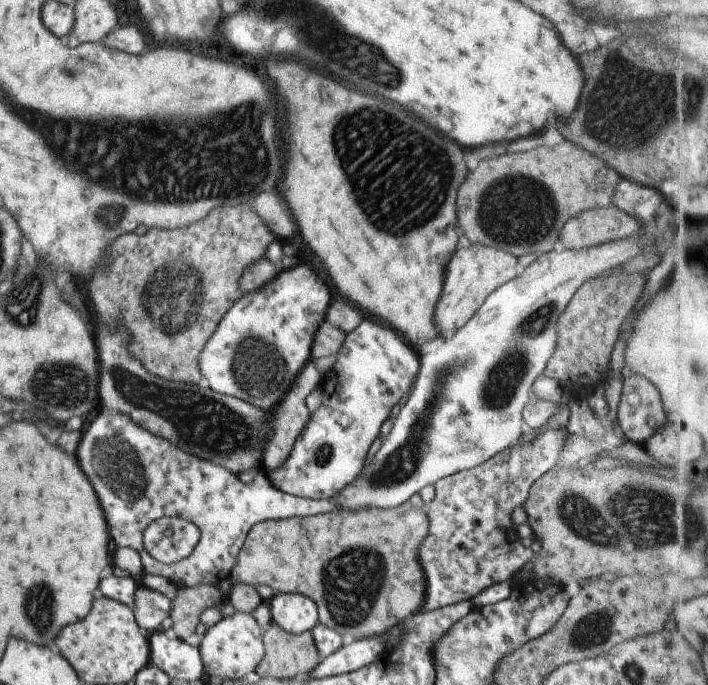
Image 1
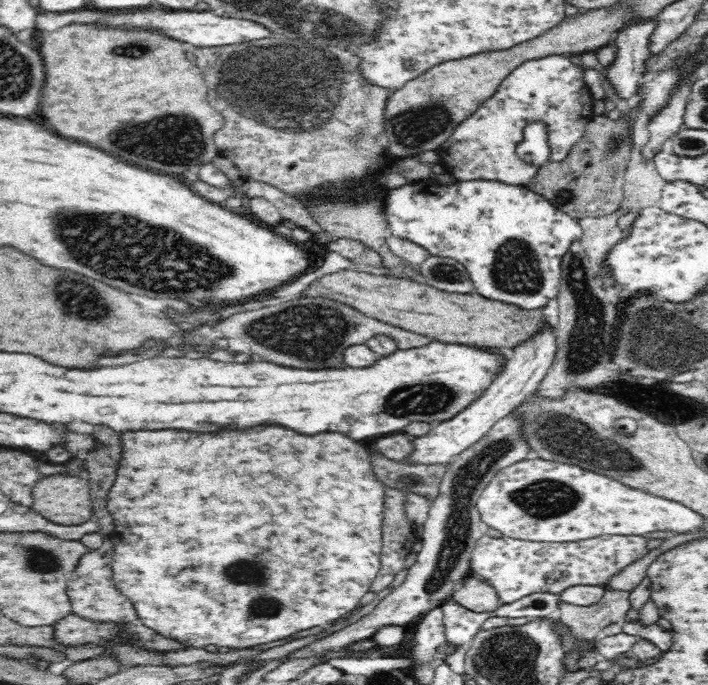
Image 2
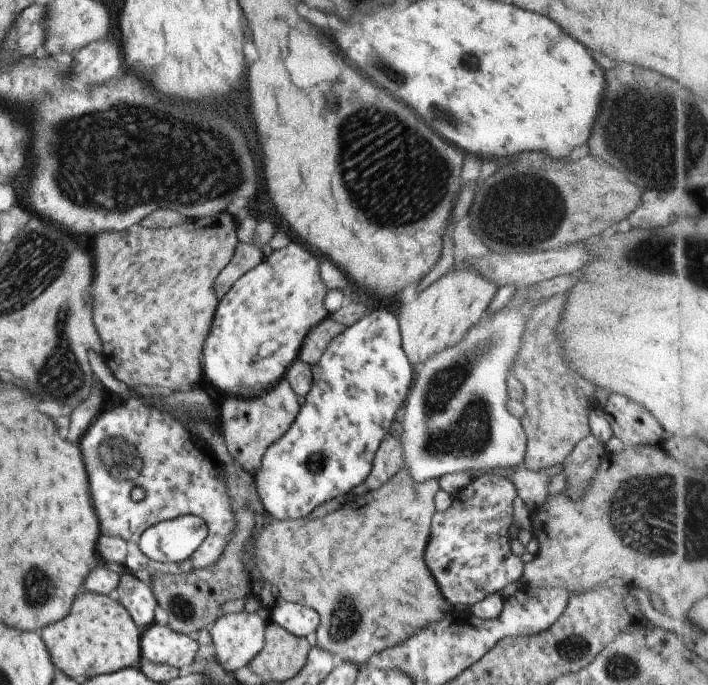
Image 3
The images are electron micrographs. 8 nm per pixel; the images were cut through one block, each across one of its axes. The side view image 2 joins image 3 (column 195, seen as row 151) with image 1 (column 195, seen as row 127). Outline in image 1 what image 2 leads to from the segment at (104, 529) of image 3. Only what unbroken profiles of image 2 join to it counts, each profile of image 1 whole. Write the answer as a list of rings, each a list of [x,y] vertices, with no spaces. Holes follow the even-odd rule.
[[[105,411],[95,420],[87,420],[75,458],[97,494],[115,546],[135,550],[144,572],[166,578],[176,586],[218,584],[229,579],[239,548],[248,530],[257,522],[327,514],[338,508],[333,497],[307,500],[275,490],[271,482],[267,482],[262,467],[251,472],[253,480],[249,484],[243,484],[226,468],[187,454],[137,424],[133,426],[131,419],[119,412]],[[163,516],[188,519],[200,534],[192,553],[173,564],[153,560],[141,544],[145,526]]]

